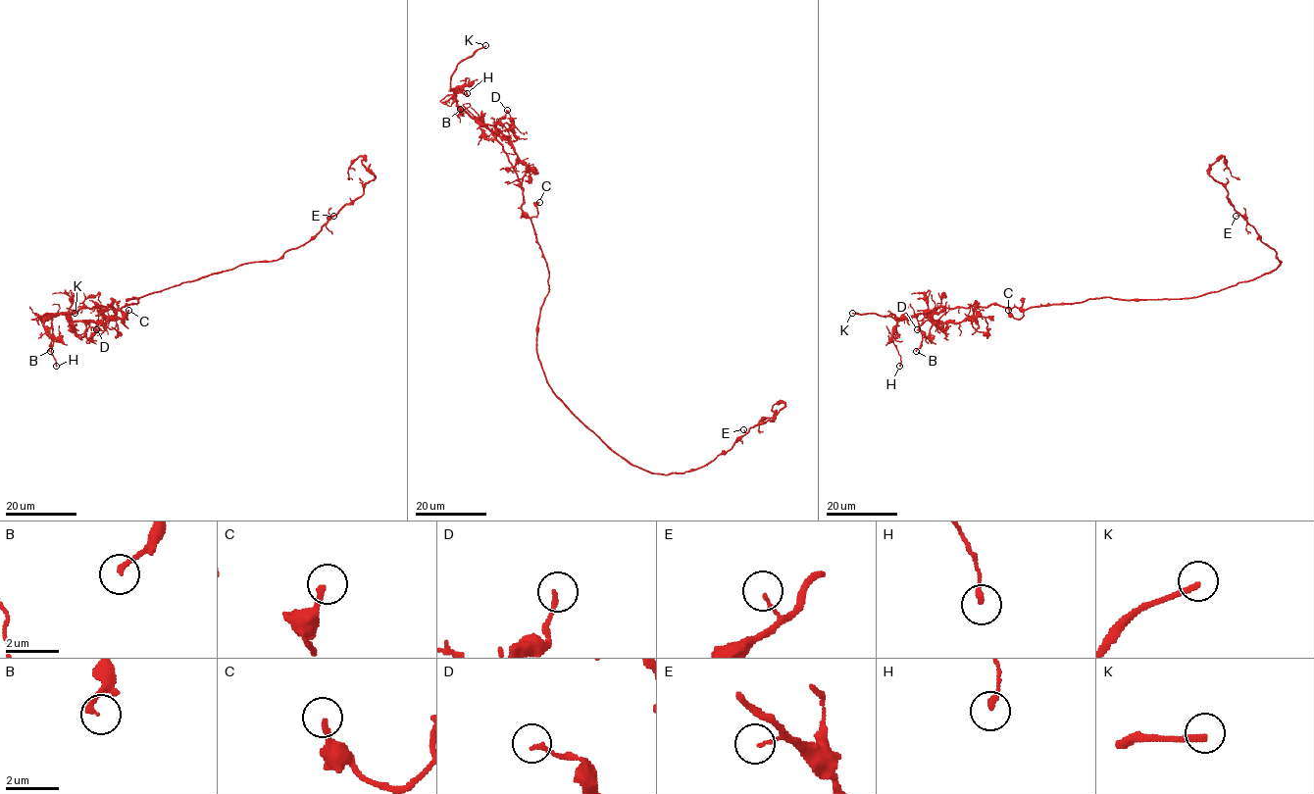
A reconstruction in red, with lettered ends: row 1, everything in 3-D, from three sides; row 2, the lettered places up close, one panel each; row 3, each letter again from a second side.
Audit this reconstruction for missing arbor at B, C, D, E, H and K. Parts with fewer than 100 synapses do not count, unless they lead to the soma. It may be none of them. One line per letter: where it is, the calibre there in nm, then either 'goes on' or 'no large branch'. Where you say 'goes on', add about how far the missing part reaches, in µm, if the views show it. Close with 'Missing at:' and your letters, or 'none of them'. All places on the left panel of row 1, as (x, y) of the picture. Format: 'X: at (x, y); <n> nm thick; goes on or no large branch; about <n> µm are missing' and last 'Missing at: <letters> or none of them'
B: at (50, 351); 180 nm thick; no large branch
C: at (128, 310); 200 nm thick; no large branch
D: at (96, 329); 160 nm thick; no large branch
E: at (333, 216); 100 nm thick; no large branch
H: at (56, 366); 190 nm thick; no large branch
K: at (75, 313); 200 nm thick; goes on; about 30 µm are missing
Missing at: K

